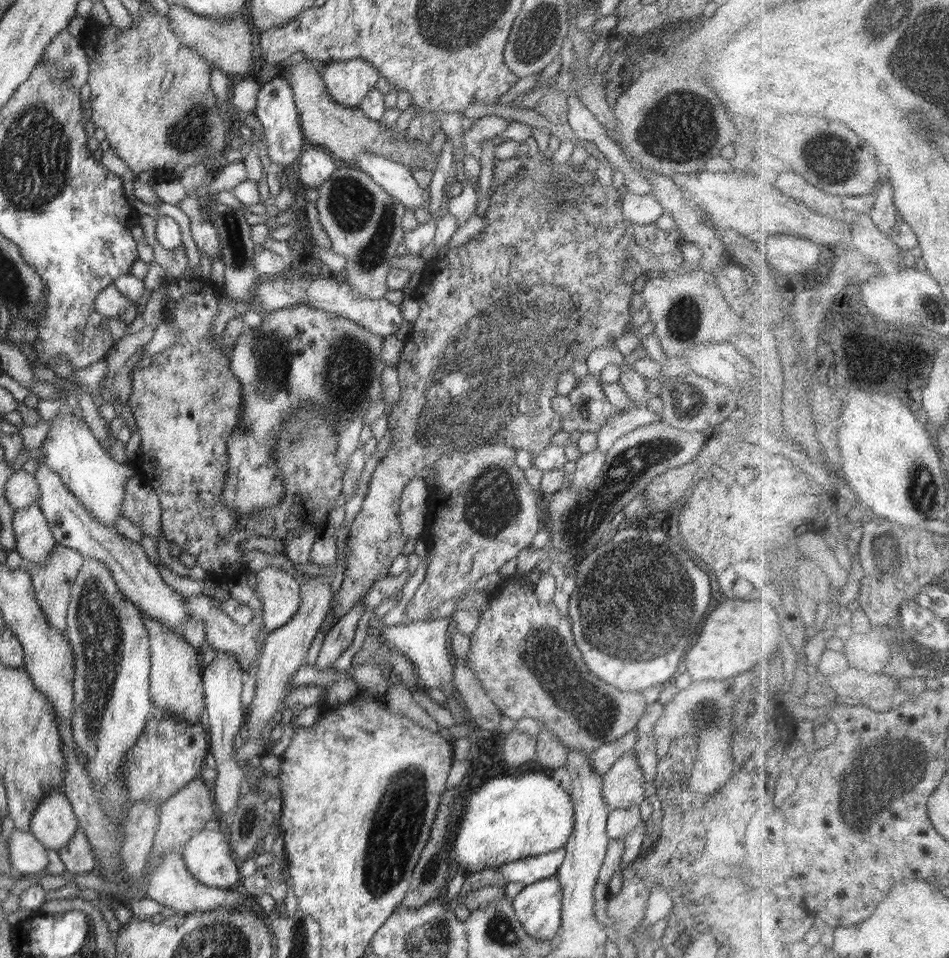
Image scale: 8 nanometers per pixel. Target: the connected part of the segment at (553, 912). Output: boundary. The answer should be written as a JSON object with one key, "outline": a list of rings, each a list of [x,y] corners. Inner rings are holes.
{"outline":[[[554,876],[530,883],[510,898],[515,916],[530,938],[542,942],[556,938],[561,926],[562,889]]]}

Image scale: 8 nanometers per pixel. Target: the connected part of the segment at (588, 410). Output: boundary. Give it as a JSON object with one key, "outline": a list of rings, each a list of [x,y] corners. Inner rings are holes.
{"outline":[[[587,375],[576,384],[569,394],[573,404],[572,411],[562,417],[561,430],[572,433],[574,430],[598,432],[603,424],[618,412],[618,409],[606,400],[598,378]]]}

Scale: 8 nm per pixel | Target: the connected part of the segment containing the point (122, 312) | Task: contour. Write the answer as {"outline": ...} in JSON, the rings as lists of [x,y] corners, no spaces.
{"outline":[[[113,284],[107,286],[95,299],[95,310],[102,317],[132,323],[137,316],[137,306],[128,300]]]}

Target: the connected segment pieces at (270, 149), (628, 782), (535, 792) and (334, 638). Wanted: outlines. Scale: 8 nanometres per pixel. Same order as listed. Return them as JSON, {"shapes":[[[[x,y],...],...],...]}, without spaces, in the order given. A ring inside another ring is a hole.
{"shapes":[[[[277,76],[261,85],[257,94],[256,117],[264,128],[263,142],[267,145],[268,158],[286,167],[296,165],[300,153],[310,145],[303,137],[299,113],[295,104],[293,88],[284,76]]],[[[627,752],[602,775],[602,796],[609,811],[640,805],[645,779],[635,753]]],[[[528,772],[524,775],[496,776],[488,778],[466,798],[464,812],[458,816],[460,825],[452,841],[453,873],[465,871],[468,874],[497,868],[508,862],[527,857],[536,857],[564,849],[574,829],[574,809],[570,794],[554,778],[544,772]]],[[[358,601],[344,616],[333,623],[324,636],[313,672],[333,668],[334,661],[352,644],[356,627],[364,612],[364,602]]]]}

